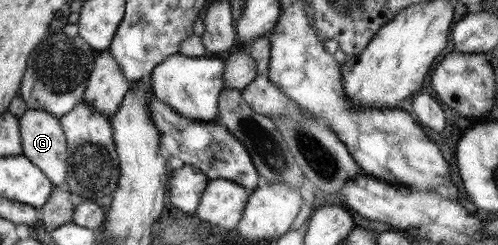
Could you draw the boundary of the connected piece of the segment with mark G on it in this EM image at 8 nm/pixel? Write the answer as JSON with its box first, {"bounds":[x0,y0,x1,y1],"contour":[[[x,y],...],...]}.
{"bounds":[17,109,66,187],"contour":[[[26,109],[22,116],[17,117],[20,130],[22,155],[34,166],[38,167],[48,181],[56,187],[63,187],[66,174],[66,136],[60,126],[59,119],[41,110]]]}

